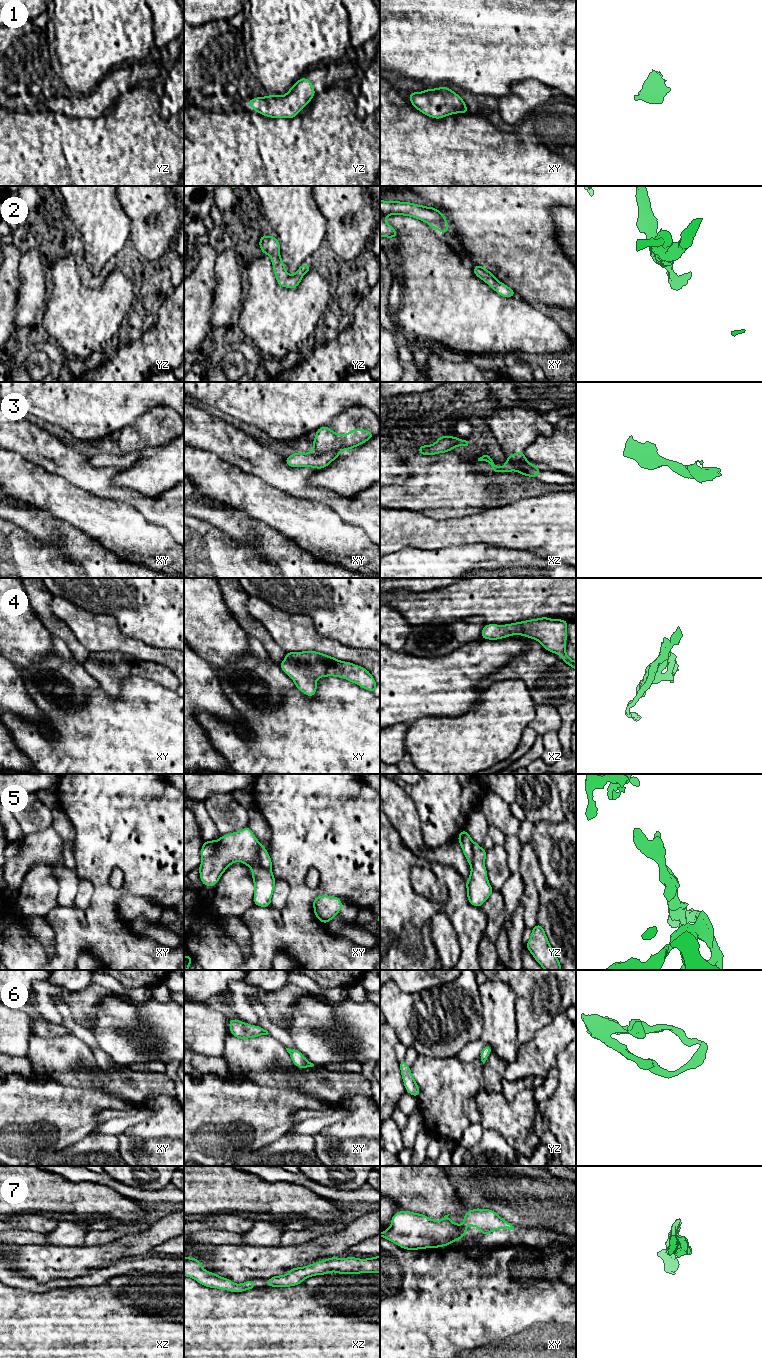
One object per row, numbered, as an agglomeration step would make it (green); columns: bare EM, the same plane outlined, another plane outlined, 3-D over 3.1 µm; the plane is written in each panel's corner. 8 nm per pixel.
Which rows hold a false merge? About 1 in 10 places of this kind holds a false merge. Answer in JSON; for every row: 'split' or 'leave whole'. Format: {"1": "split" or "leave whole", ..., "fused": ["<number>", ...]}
{"1": "leave whole", "2": "leave whole", "3": "split", "4": "leave whole", "5": "leave whole", "6": "leave whole", "7": "leave whole", "fused": ["3"]}

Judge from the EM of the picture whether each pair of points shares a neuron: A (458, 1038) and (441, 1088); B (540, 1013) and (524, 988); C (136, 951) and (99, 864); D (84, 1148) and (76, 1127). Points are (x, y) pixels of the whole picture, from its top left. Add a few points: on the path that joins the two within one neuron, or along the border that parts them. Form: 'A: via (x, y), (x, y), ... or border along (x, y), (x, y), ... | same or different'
A: border along (456, 1055), (443, 1058), (428, 1057) | different
B: via (534, 1007), (530, 994) | same
C: via (114, 929), (103, 918), (101, 886) | same
D: border along (89, 1134), (60, 1150) | different

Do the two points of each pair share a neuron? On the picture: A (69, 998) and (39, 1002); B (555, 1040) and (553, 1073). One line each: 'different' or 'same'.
A: same
B: different

